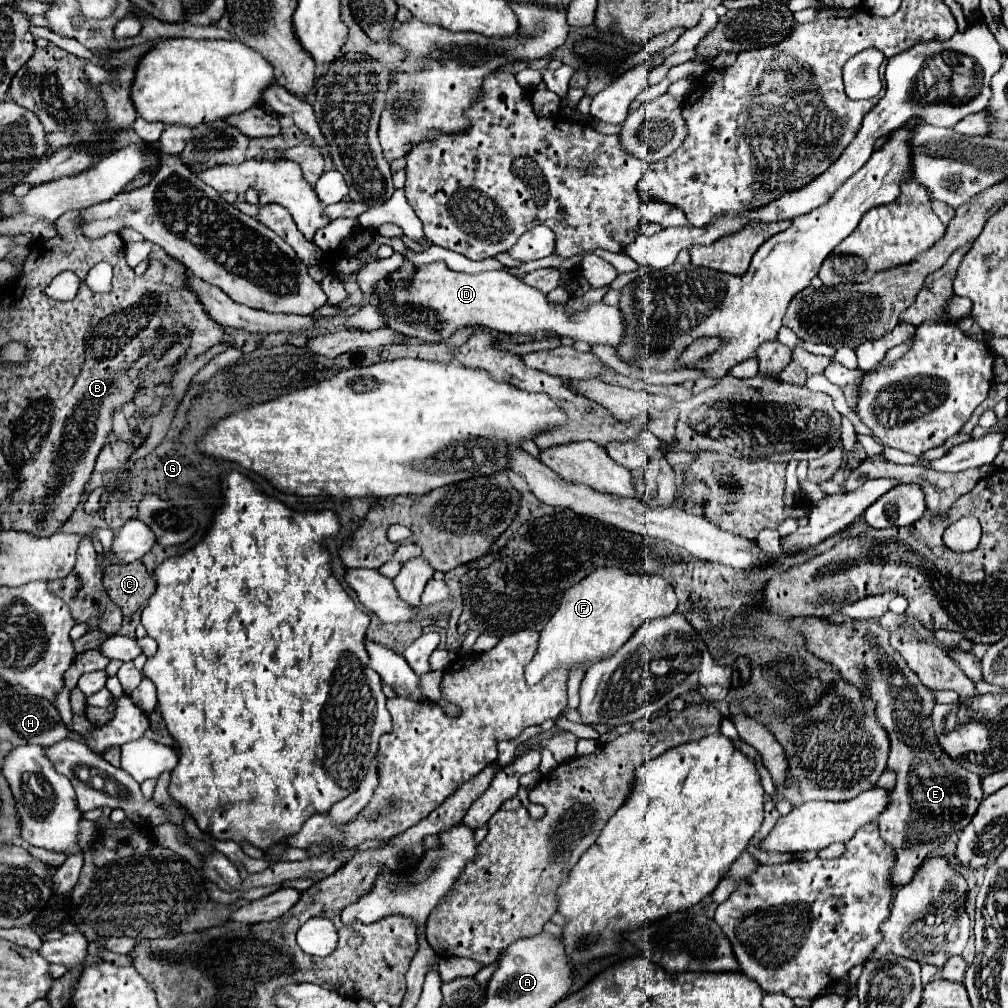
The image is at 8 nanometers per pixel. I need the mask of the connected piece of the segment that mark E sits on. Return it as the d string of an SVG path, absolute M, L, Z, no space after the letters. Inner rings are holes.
M815 616L795 618L789 622L789 626L793 626L803 636L805 646L811 654L837 666L841 676L845 676L853 684L861 684L863 692L867 692L867 696L877 700L879 722L883 724L883 728L887 728L887 734L891 740L891 754L889 754L887 768L897 772L897 784L891 792L891 798L893 798L891 808L887 808L887 812L883 812L883 816L879 816L877 826L879 826L881 838L893 848L893 854L895 854L895 864L891 868L891 878L889 878L891 884L897 884L897 880L911 880L917 866L937 846L941 846L945 840L949 840L955 832L959 834L975 816L975 812L983 800L979 776L975 776L973 772L967 772L961 764L955 764L935 744L935 734L933 734L931 718L929 718L931 708L935 706L935 700L933 700L929 688L923 688L923 684L919 684L919 678L907 668L907 664L899 656L899 652L895 652L889 646L887 630L883 630L883 628L879 628L879 624L871 624L871 622L853 622L853 624L851 622L829 622L829 620L815 618ZM861 666L867 668L867 682L861 682Z

